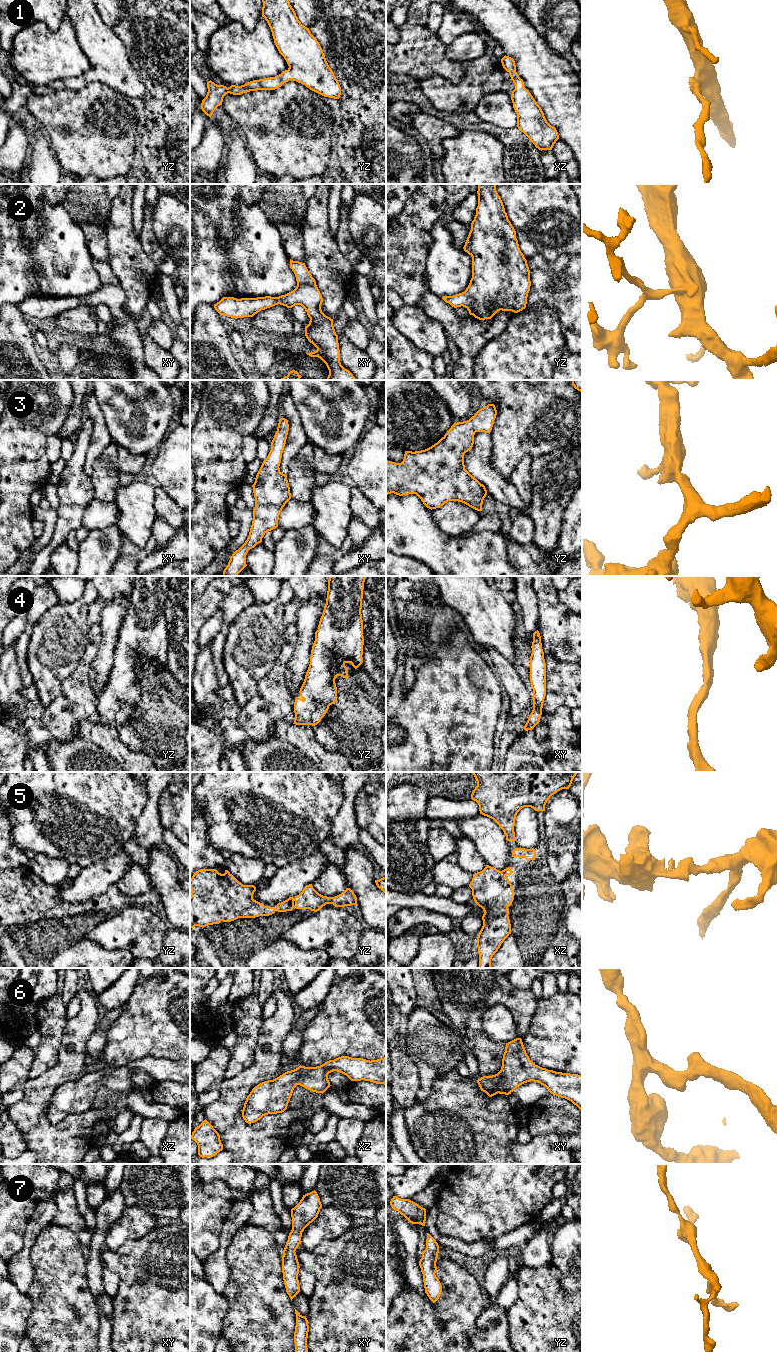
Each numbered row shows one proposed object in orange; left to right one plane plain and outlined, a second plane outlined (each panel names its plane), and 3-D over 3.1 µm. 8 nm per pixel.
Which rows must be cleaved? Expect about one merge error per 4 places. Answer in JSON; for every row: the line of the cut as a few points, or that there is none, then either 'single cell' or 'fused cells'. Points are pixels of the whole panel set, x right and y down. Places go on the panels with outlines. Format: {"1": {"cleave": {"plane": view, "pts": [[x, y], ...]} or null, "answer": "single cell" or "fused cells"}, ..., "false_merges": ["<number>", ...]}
{"1": {"cleave": null, "answer": "single cell"}, "2": {"cleave": null, "answer": "single cell"}, "3": {"cleave": null, "answer": "single cell"}, "4": {"cleave": null, "answer": "single cell"}, "5": {"cleave": null, "answer": "single cell"}, "6": {"cleave": null, "answer": "single cell"}, "7": {"cleave": null, "answer": "single cell"}, "false_merges": []}

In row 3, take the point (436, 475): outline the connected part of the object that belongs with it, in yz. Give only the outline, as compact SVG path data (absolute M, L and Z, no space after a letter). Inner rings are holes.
M488 404L479 409L469 420L454 423L431 447L415 452L405 451L401 463L386 460L386 496L391 493L399 496L416 494L431 510L440 508L448 501L458 501L482 511L487 490L465 469L464 454L472 449L476 432L490 434L496 415L495 405Z

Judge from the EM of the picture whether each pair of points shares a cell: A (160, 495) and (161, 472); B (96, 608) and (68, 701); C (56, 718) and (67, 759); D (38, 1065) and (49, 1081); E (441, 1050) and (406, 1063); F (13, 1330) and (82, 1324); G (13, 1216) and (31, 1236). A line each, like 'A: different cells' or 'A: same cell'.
A: different cells
B: same cell
C: different cells
D: different cells
E: different cells
F: different cells
G: different cells

